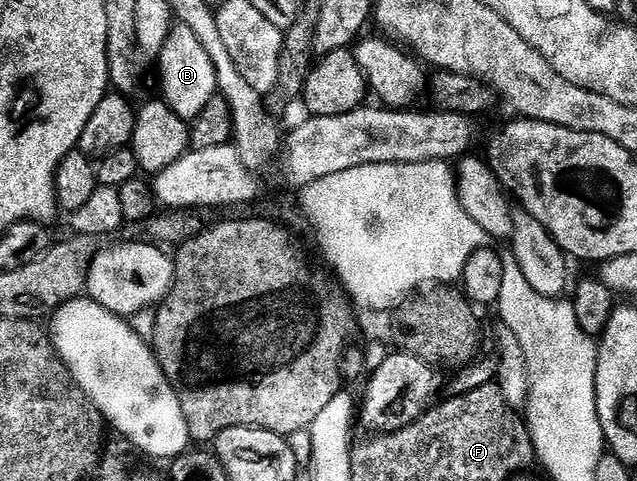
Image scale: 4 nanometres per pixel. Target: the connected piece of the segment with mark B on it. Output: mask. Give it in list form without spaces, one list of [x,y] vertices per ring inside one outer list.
[[[176,23],[168,33],[166,43],[160,54],[157,54],[156,61],[162,100],[171,107],[174,115],[191,123],[202,111],[202,107],[206,107],[206,103],[210,103],[210,99],[218,93],[216,68],[210,55],[206,53],[202,43],[198,43],[198,37],[194,35],[194,31],[190,31],[190,27]]]

